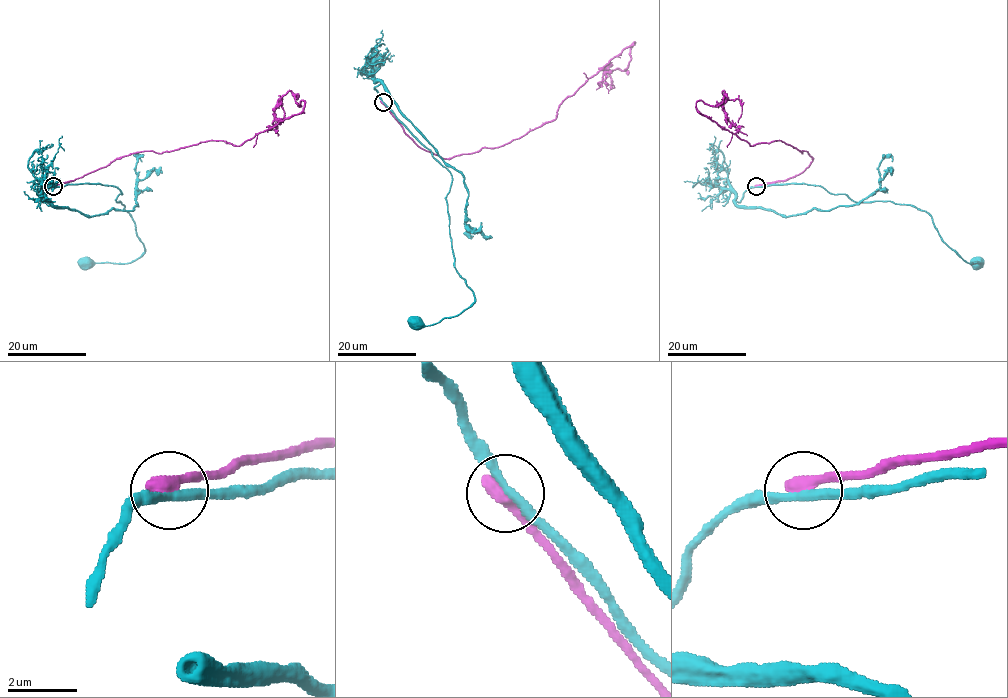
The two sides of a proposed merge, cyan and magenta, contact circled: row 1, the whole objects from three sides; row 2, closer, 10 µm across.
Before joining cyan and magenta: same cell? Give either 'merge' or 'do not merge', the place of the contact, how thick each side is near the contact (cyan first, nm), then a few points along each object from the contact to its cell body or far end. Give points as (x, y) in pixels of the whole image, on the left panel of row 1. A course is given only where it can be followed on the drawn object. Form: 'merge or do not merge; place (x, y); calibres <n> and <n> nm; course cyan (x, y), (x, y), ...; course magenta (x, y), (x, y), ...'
do not merge; place (53, 186); calibres 240 and 550 nm; course cyan (53, 186), (114, 185), (121, 192), (116, 197), (117, 202), (131, 216), (144, 252), (128, 263), (86, 263); course magenta (53, 186), (148, 151), (200, 142), (242, 145), (303, 109), (288, 91), (272, 125), (278, 136)

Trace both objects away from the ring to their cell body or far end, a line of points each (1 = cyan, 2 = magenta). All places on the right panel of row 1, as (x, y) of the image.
1: (756, 186), (821, 185), (857, 202), (916, 206), (931, 216), (950, 248), (975, 263)
2: (756, 186), (812, 159), (785, 142), (749, 145), (696, 102), (718, 105), (723, 91), (725, 117), (746, 136)

